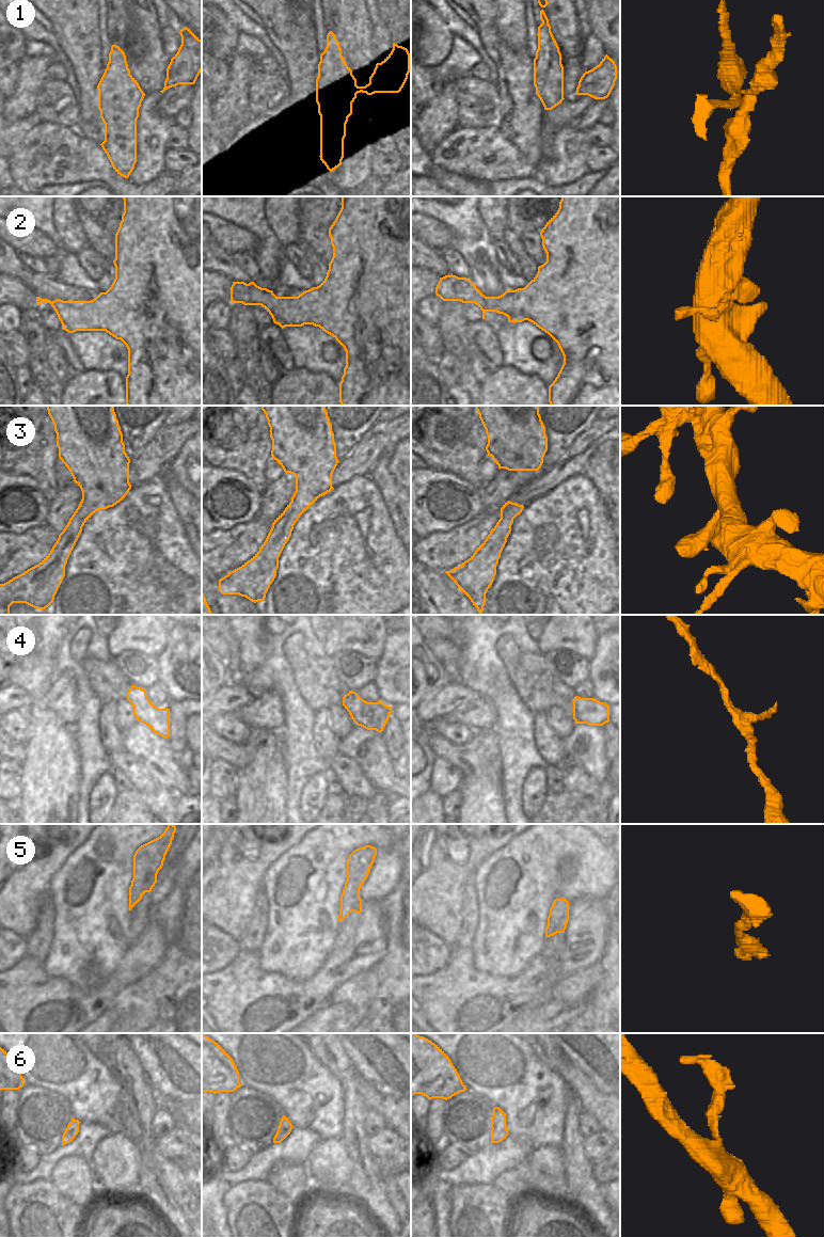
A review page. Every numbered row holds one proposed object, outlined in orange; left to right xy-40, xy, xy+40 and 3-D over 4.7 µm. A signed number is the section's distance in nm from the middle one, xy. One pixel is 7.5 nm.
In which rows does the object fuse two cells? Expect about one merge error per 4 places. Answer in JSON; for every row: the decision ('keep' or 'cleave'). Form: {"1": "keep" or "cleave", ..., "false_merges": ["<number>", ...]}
{"1": "cleave", "2": "keep", "3": "keep", "4": "keep", "5": "keep", "6": "cleave", "false_merges": ["1", "6"]}

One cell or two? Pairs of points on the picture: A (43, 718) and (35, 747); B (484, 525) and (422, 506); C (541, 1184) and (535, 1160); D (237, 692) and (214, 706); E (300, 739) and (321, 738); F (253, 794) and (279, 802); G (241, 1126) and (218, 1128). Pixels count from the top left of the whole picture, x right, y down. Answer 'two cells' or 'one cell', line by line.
A: one cell
B: two cells
C: two cells
D: one cell
E: two cells
F: one cell
G: two cells

